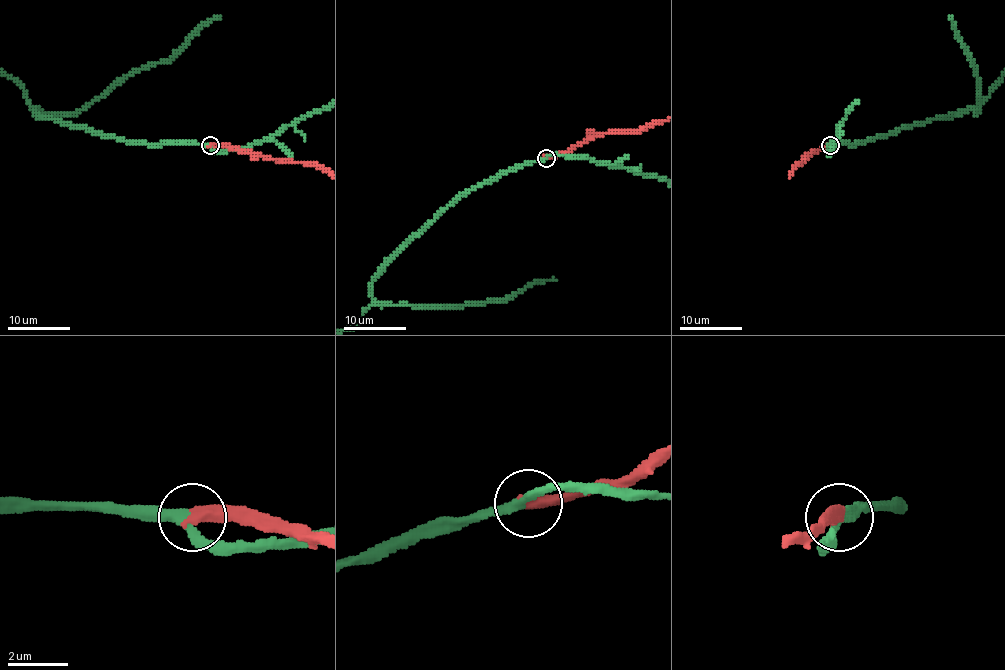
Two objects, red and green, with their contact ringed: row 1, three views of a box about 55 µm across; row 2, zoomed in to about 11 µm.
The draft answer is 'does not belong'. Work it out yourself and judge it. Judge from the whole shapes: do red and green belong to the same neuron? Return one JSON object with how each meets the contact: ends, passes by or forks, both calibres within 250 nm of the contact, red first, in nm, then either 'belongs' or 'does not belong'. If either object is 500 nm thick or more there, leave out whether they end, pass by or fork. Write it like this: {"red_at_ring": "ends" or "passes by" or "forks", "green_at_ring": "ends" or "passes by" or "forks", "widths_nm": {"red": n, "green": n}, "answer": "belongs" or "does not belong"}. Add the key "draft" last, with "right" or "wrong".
{"red_at_ring": "ends", "green_at_ring": "passes by", "widths_nm": {"red": 400, "green": 280}, "answer": "belongs", "draft": "wrong"}

